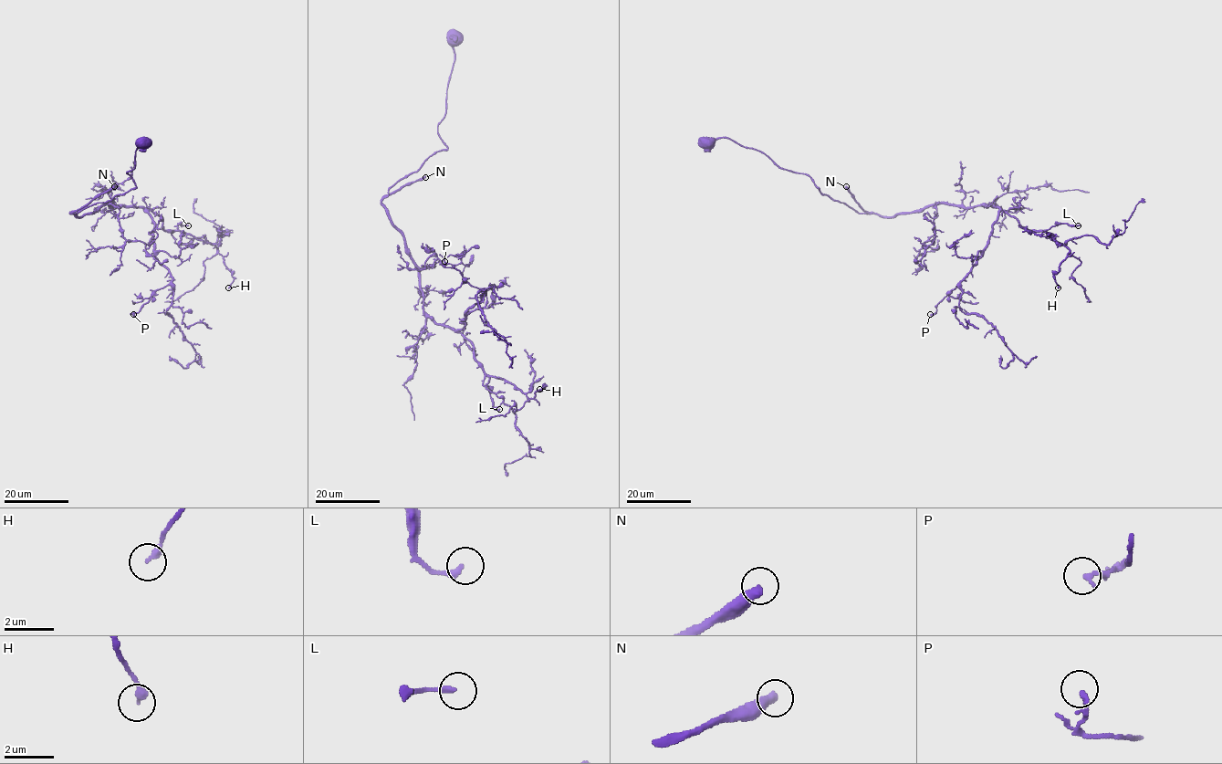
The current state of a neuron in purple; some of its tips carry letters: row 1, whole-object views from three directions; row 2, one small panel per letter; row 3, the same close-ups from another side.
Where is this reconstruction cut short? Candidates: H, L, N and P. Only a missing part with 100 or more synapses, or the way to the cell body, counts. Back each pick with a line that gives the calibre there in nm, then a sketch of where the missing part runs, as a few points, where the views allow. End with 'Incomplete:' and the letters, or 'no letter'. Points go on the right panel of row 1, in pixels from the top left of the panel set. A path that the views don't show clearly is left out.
N: calibre 400 nm; course (846, 186), (841, 131), (879, 155), (900, 201), (941, 195), (1004, 149), (1017, 158)
Incomplete: N

